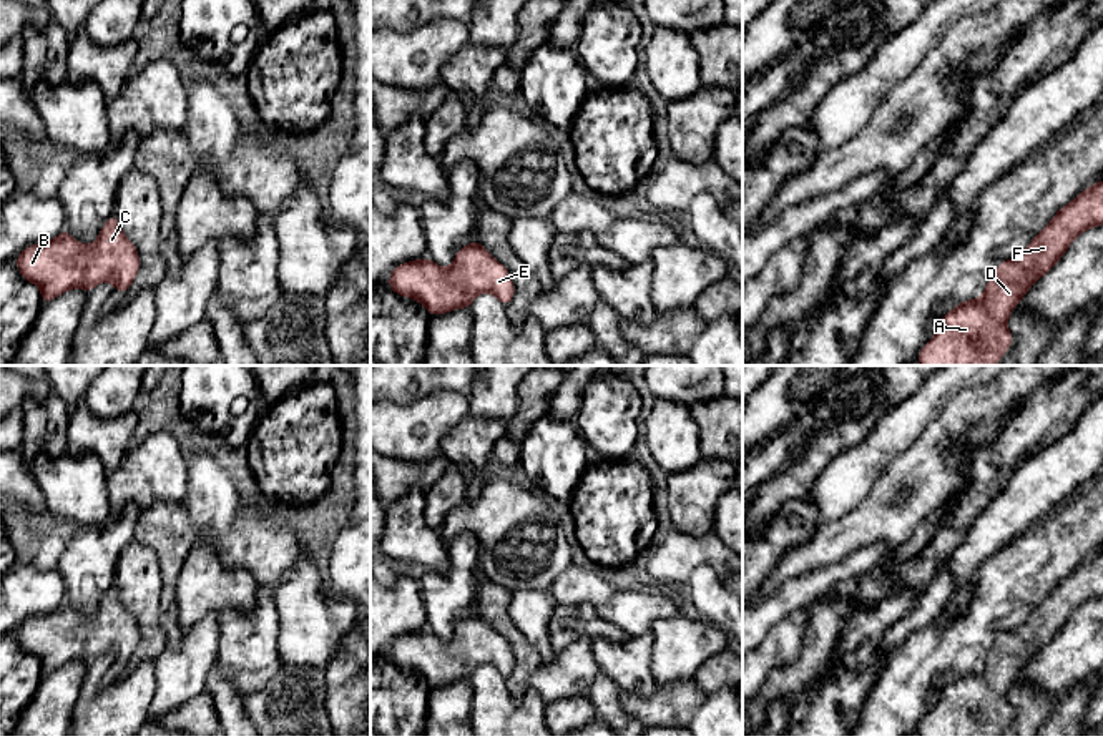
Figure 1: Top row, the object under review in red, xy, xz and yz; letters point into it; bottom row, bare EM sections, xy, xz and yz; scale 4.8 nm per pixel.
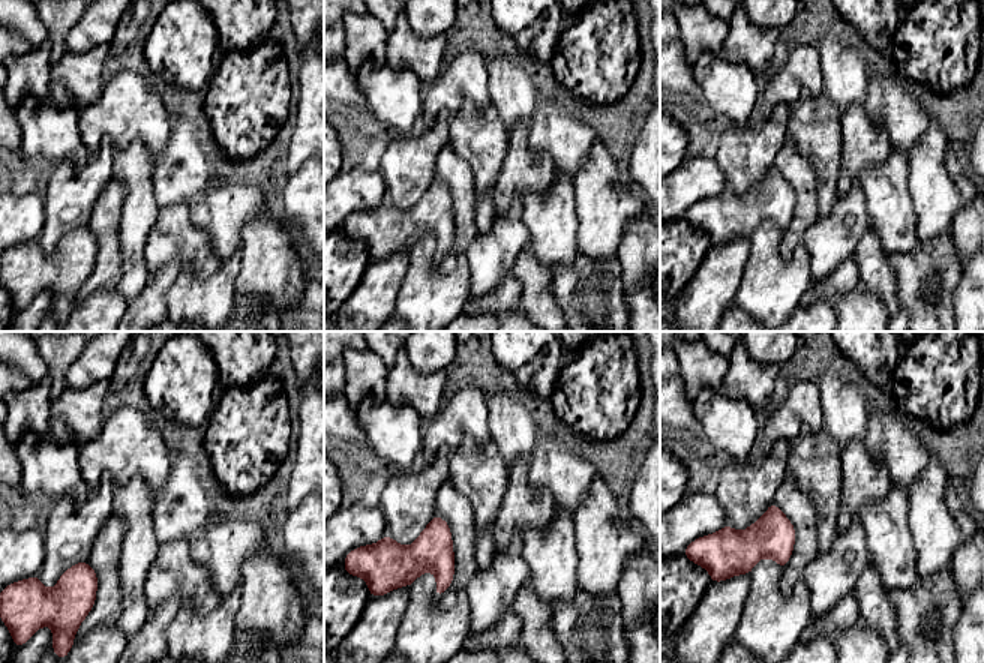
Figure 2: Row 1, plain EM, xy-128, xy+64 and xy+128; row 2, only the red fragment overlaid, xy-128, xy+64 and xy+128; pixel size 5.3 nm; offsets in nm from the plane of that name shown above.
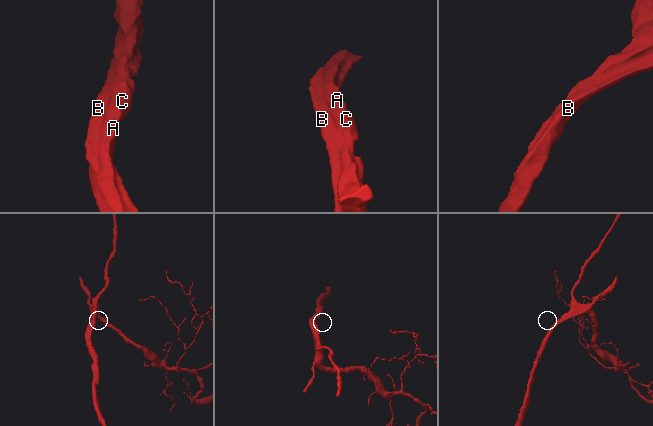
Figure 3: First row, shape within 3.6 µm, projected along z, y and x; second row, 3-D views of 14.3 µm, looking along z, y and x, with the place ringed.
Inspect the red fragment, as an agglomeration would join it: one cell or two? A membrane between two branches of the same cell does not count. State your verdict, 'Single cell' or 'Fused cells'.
Single cell

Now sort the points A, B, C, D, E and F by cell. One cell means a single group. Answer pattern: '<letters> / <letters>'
A B C D E F

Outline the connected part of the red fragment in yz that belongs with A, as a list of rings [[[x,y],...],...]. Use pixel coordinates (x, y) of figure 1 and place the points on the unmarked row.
[[[1103,553],[1093,555],[1073,573],[1056,583],[1050,595],[1032,611],[1027,621],[1002,633],[987,653],[980,671],[967,671],[942,688],[934,709],[920,721],[919,736],[997,736],[1013,714],[1007,699],[1012,681],[1028,661],[1045,648],[1083,603],[1103,596]]]

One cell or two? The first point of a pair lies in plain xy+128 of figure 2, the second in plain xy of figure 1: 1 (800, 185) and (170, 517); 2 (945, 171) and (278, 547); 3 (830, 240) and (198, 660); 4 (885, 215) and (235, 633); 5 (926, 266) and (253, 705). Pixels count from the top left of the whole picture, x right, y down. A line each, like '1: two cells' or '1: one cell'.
1: two cells
2: two cells
3: one cell
4: one cell
5: one cell

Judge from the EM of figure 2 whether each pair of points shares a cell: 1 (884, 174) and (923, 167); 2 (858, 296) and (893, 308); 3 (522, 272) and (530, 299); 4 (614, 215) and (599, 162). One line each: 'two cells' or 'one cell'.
1: two cells
2: two cells
3: one cell
4: one cell

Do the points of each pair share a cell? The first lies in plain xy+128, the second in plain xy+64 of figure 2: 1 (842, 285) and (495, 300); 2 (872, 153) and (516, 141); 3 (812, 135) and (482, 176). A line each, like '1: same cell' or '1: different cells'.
1: same cell
2: same cell
3: same cell

